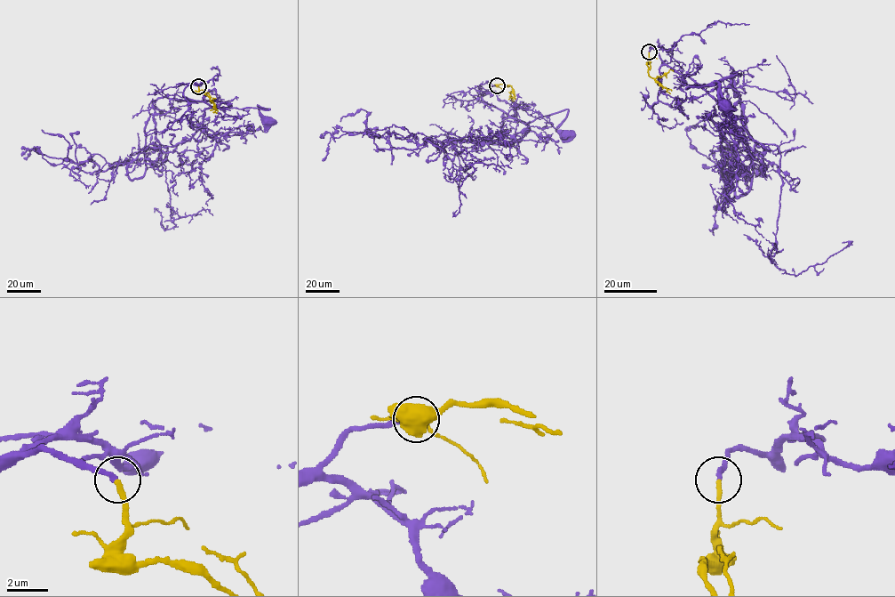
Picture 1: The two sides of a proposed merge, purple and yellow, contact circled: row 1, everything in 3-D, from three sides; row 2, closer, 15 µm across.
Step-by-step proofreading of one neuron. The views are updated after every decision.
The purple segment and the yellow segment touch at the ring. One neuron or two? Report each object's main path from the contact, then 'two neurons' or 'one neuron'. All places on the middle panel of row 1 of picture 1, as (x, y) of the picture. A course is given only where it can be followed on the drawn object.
course purple (497, 85), (485, 91), (482, 99), (527, 124), (567, 108), (566, 117), (556, 129), (566, 134); course yellow (497, 85), (509, 84), (514, 100); one neuron

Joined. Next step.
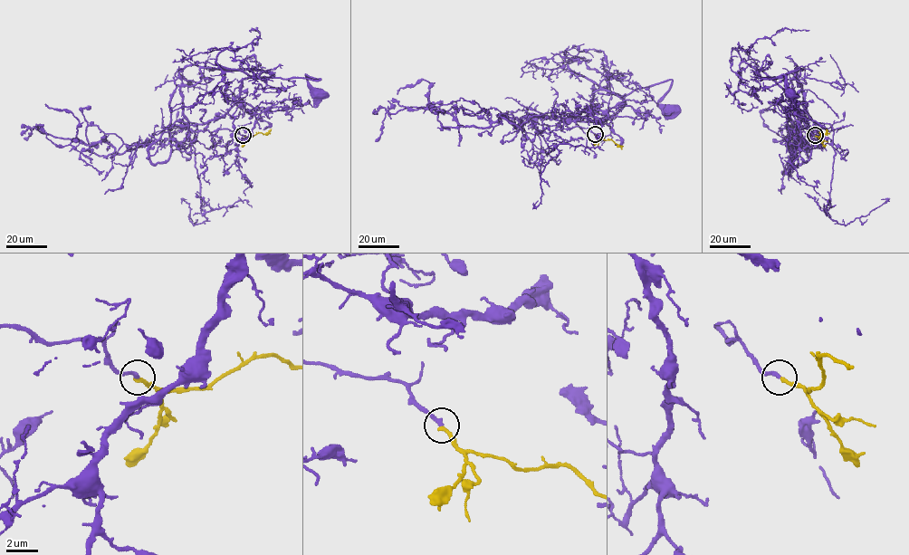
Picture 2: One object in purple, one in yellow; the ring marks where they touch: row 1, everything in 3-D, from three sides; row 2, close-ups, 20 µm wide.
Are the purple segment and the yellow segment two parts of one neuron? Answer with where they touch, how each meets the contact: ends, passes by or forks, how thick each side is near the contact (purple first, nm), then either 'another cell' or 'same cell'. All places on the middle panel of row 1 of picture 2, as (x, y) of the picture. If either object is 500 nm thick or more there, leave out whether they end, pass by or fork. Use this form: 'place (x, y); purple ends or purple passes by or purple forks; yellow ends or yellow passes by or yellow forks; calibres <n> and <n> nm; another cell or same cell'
place (595, 134); purple ends; yellow ends; calibres 240 and 240 nm; same cell

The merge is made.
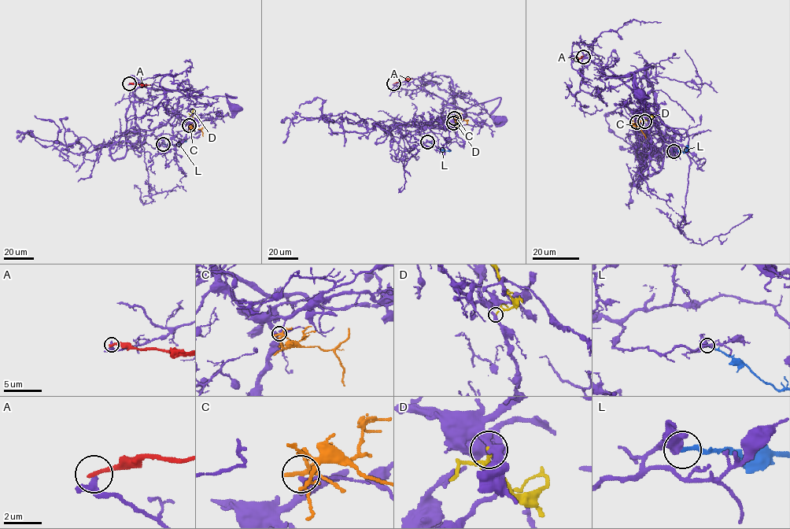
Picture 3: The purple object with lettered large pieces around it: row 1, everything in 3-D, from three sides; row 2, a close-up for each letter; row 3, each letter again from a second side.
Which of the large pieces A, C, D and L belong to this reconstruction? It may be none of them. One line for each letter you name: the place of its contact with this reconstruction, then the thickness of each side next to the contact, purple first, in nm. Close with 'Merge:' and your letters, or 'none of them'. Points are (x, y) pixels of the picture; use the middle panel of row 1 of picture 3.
C: Touches purple at (454, 118). Thickness 280 nm (purple) against 200 nm
Merge: C

